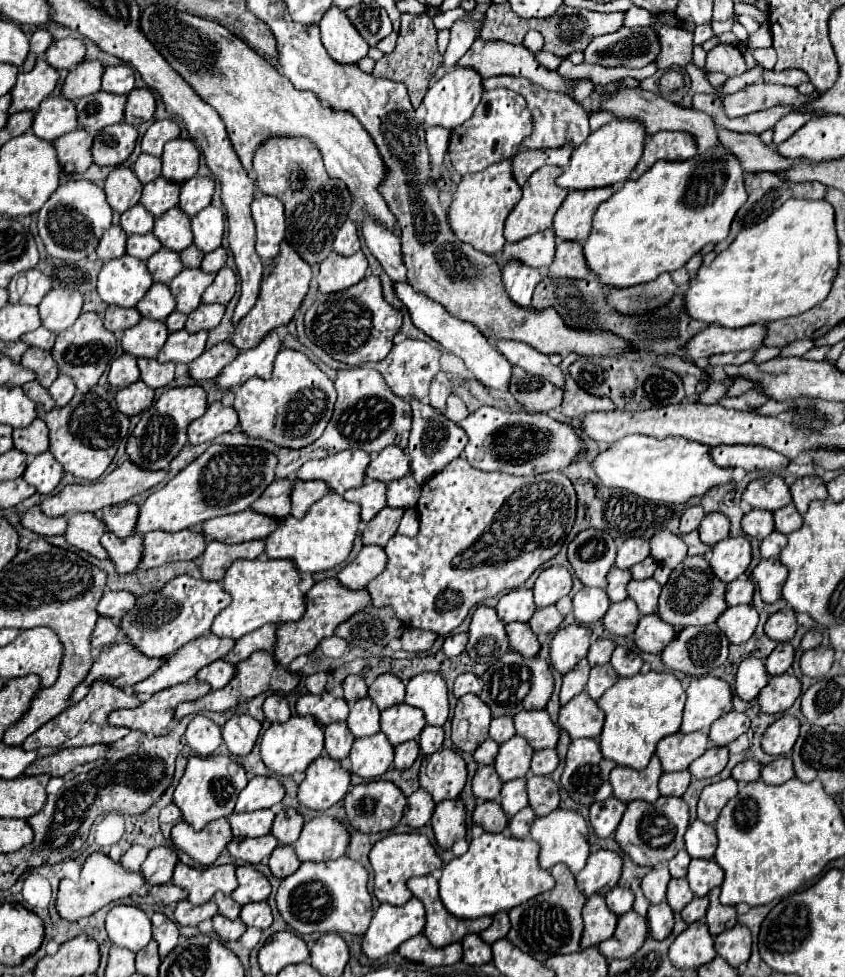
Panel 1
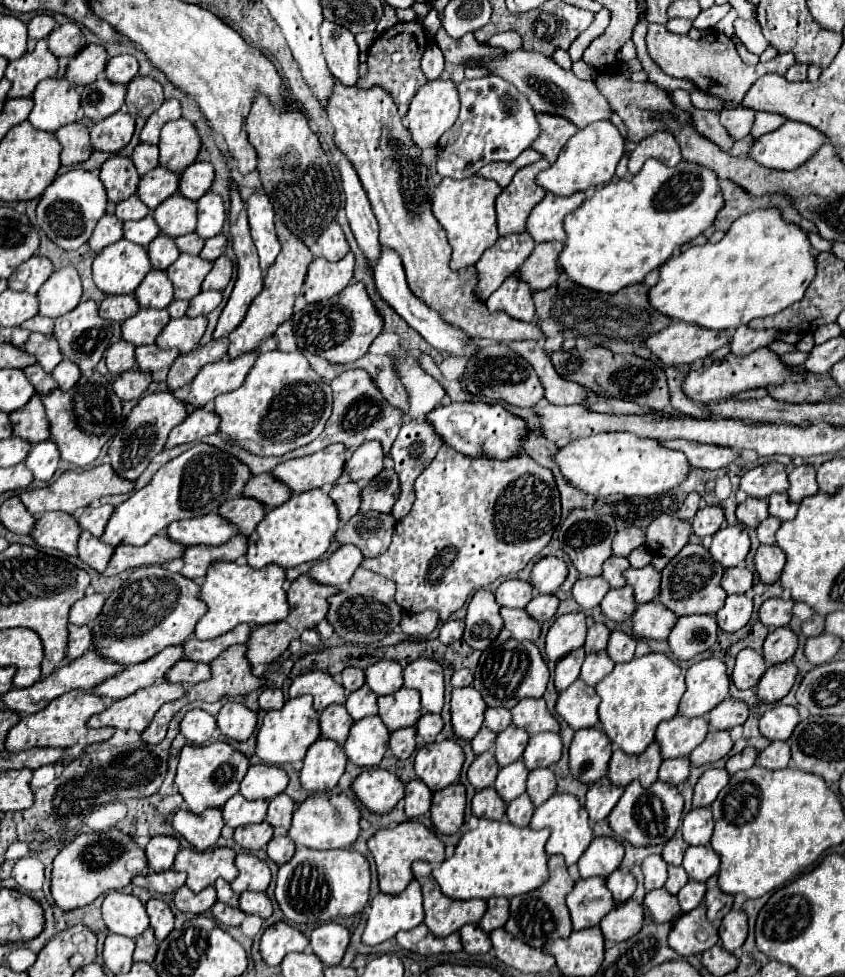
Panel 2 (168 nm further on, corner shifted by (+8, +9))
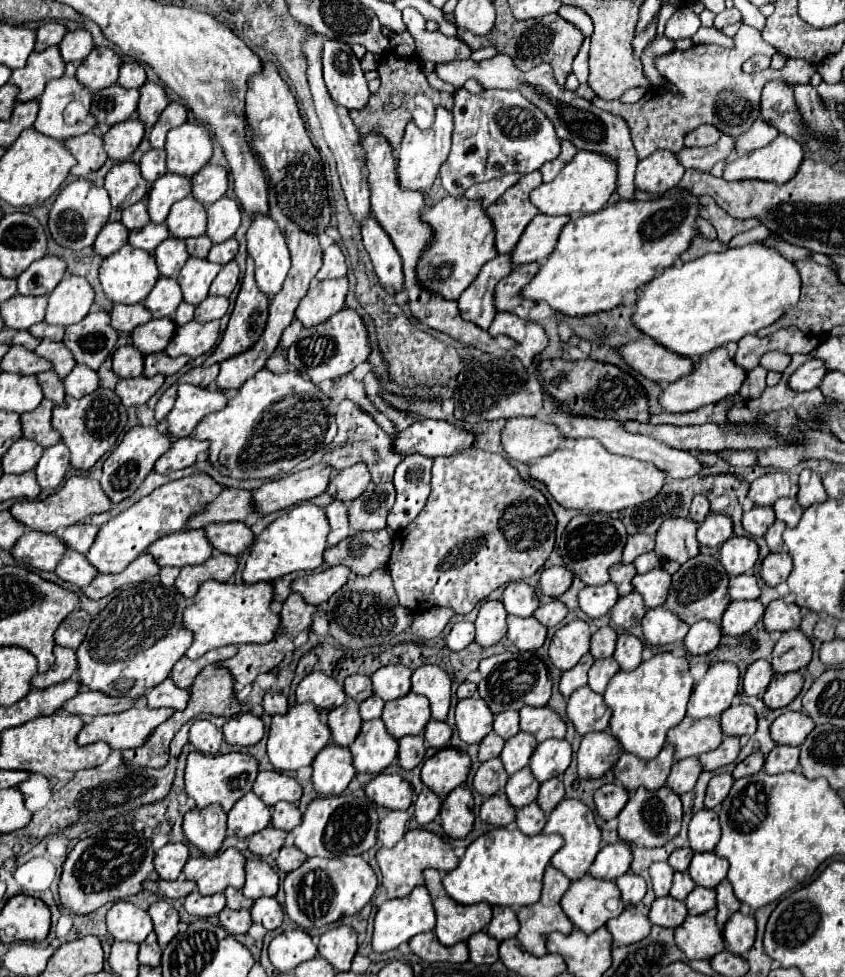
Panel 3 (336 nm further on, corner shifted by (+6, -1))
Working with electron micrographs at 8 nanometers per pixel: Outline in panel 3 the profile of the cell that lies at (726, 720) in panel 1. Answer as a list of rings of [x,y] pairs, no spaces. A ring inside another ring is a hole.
[[[733,705],[721,715],[721,729],[723,735],[753,735],[757,729],[757,719],[755,711],[749,705]]]

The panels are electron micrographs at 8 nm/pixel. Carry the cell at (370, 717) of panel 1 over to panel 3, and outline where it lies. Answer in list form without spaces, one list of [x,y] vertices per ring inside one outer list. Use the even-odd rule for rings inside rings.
[[[371,695],[369,699],[365,699],[365,701],[359,705],[359,715],[361,715],[363,721],[381,717],[381,711],[383,711],[383,701],[381,701],[377,695]]]

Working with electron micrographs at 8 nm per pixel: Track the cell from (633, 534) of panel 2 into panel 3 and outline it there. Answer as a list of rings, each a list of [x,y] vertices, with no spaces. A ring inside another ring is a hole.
[[[631,535],[623,549],[623,563],[633,563],[635,557],[651,551],[655,547],[655,539],[649,535]]]

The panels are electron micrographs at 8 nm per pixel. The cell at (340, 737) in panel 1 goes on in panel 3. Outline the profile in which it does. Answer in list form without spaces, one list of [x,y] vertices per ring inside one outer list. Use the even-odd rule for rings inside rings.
[[[347,699],[345,705],[329,711],[327,725],[331,729],[333,743],[339,747],[349,747],[355,741],[355,737],[359,735],[359,727],[361,727],[359,705]]]

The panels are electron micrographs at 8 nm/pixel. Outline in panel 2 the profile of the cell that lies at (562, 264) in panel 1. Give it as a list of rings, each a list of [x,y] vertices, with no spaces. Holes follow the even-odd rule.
[[[555,241],[539,243],[535,245],[533,253],[527,257],[525,265],[517,269],[515,275],[529,285],[531,293],[549,289],[555,283],[555,279],[559,277],[557,259],[561,249],[563,249],[563,243],[555,243]]]

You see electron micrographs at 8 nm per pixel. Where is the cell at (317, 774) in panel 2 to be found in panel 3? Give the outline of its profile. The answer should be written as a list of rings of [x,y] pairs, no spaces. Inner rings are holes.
[[[329,743],[313,761],[313,789],[321,797],[341,795],[355,777],[351,765],[351,751]]]

